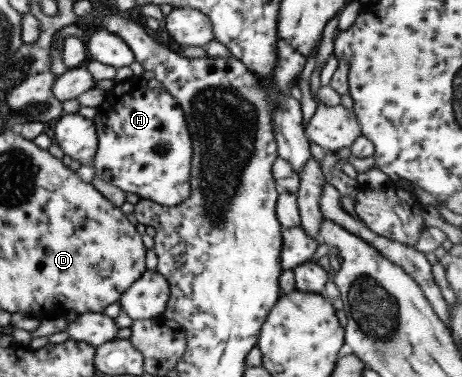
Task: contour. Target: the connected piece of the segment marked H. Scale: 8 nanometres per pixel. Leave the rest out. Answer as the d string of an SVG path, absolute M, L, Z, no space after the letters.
M132 76L115 82L104 92L98 112L92 119L97 138L93 156L94 175L103 182L112 184L123 192L132 192L141 200L147 199L161 206L174 207L187 199L189 194L189 168L193 149L191 135L187 130L186 118L173 95L155 79Z

